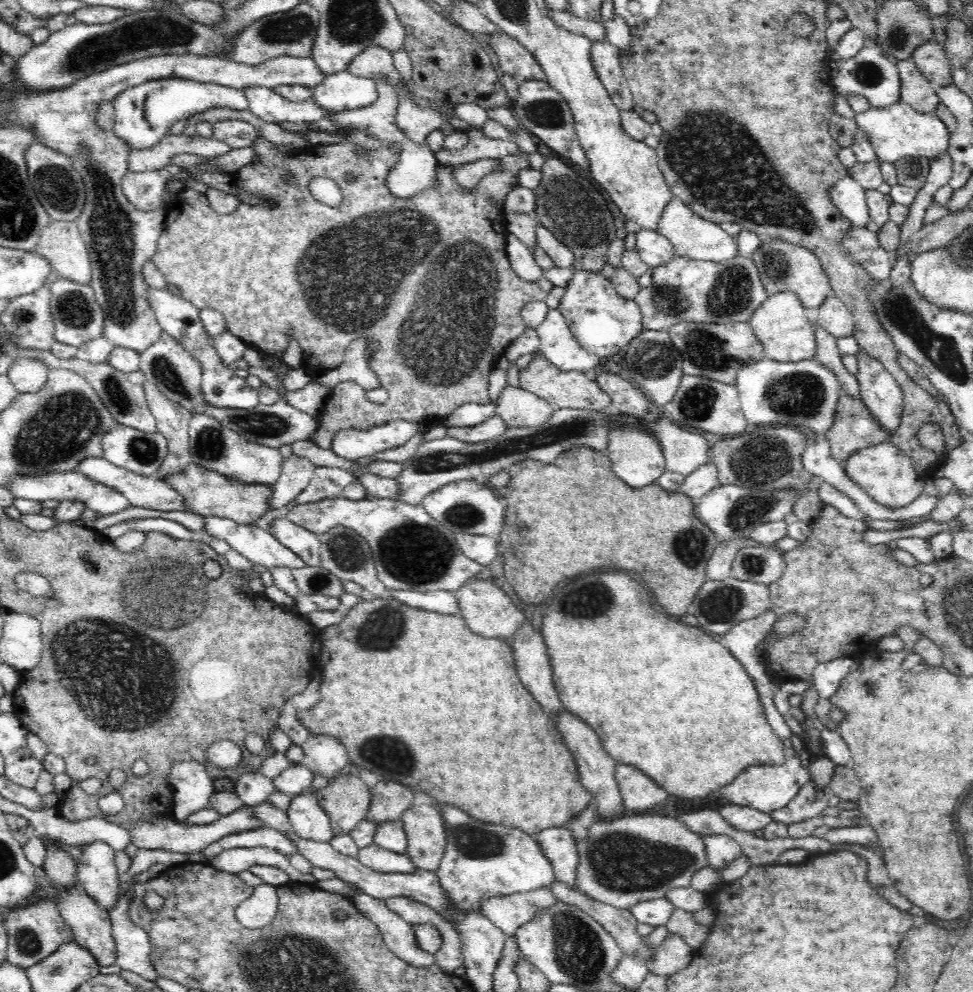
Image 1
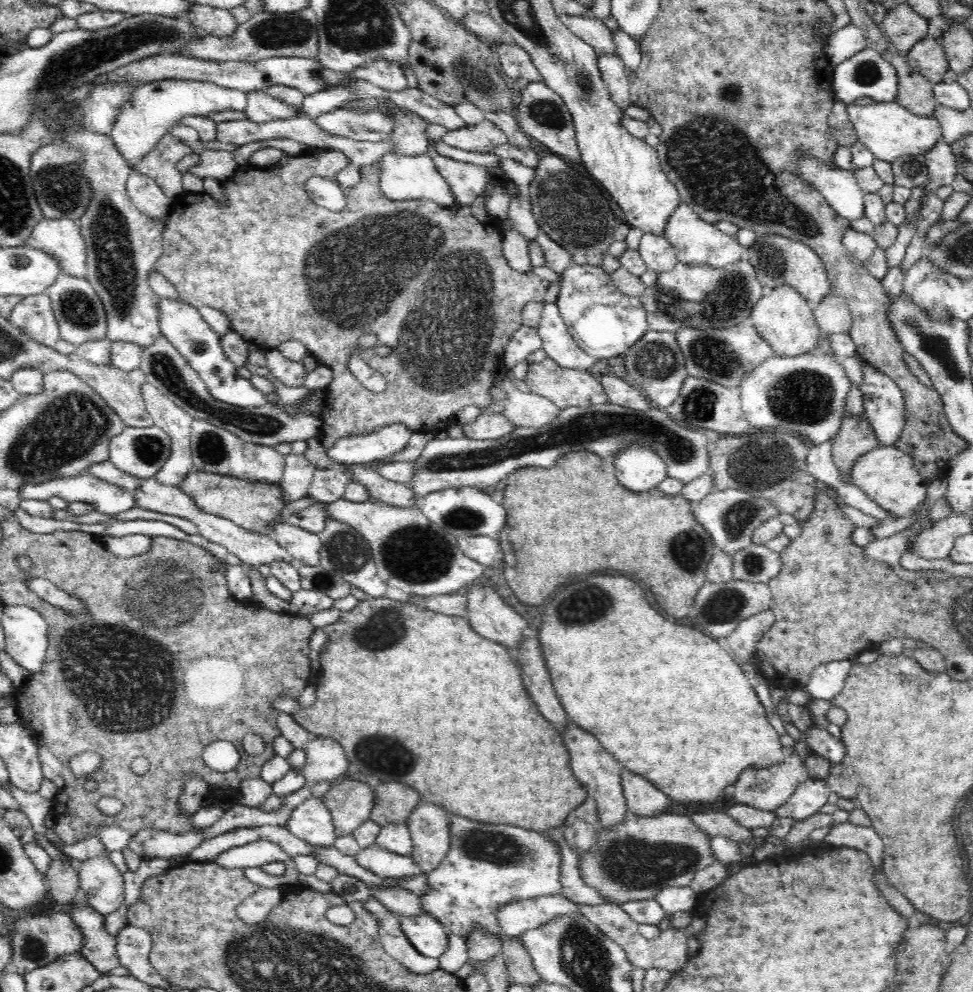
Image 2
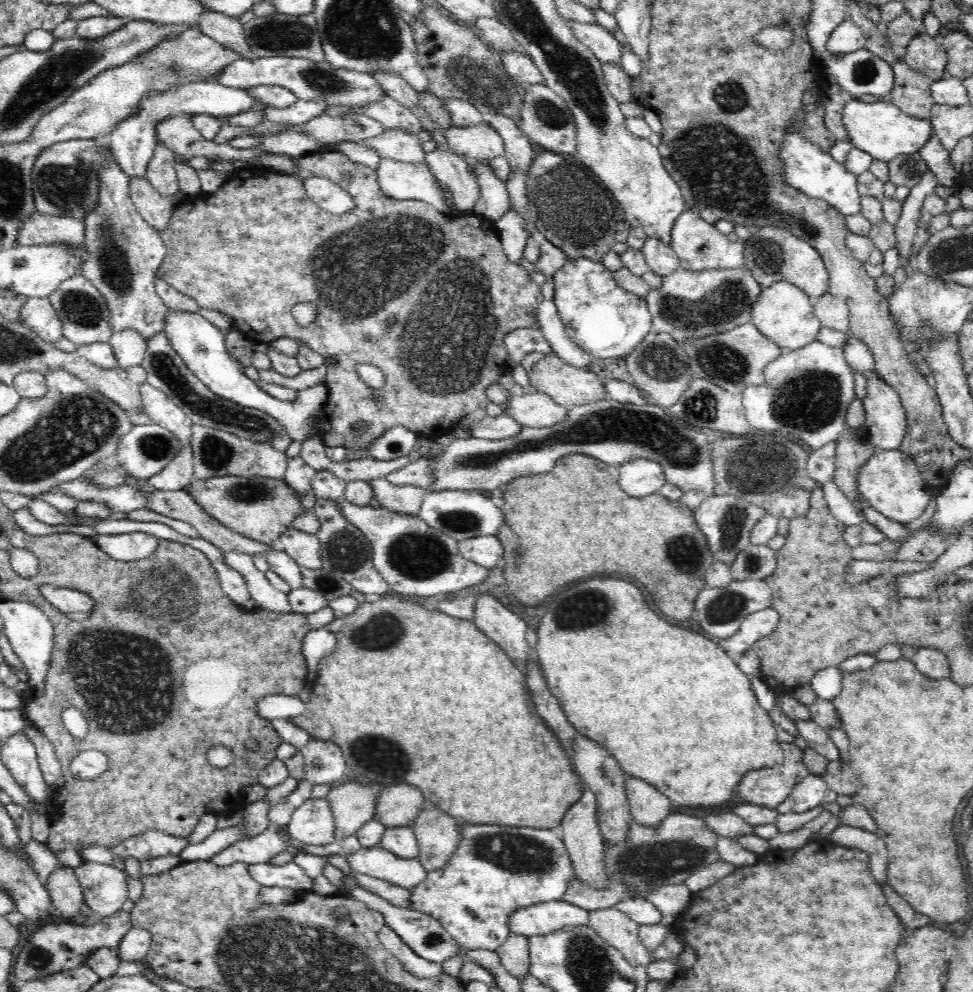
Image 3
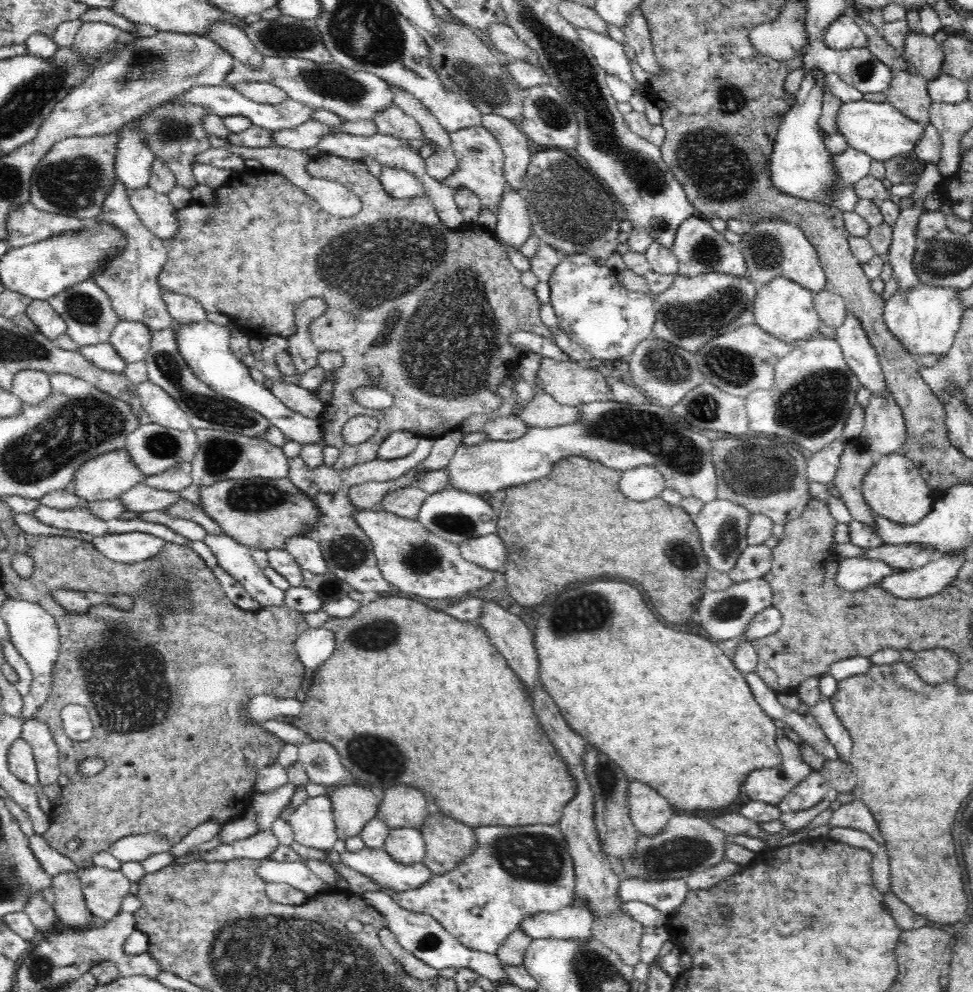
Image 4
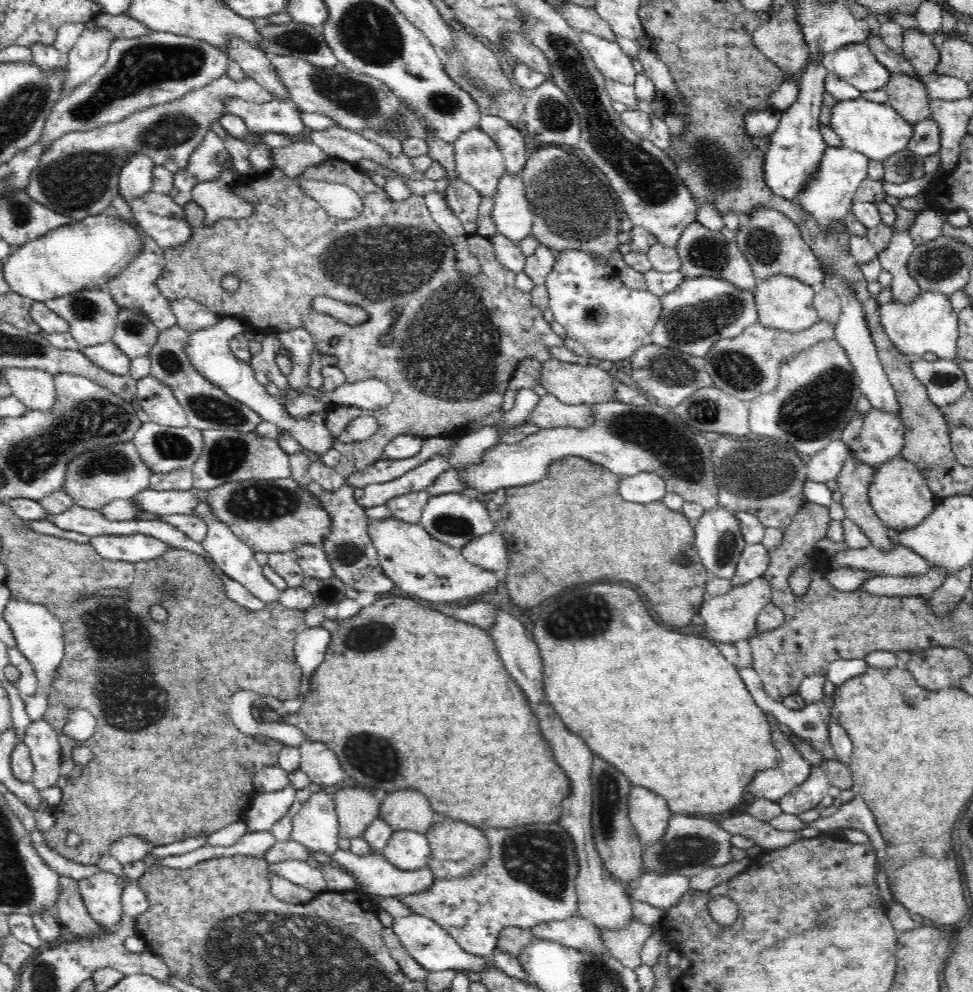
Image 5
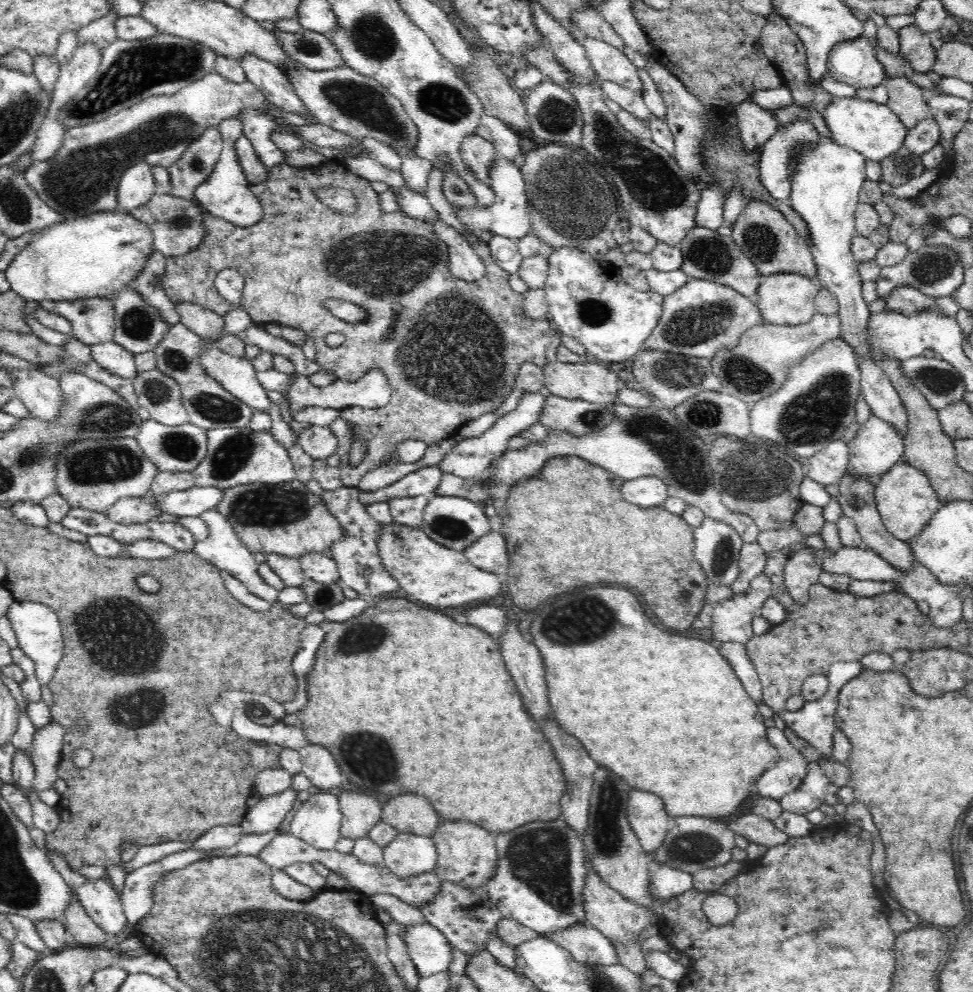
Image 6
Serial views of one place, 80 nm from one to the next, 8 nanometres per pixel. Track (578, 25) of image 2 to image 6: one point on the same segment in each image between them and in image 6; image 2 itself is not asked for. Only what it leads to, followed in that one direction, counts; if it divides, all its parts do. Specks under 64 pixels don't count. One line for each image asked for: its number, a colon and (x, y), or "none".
3: (608, 50)
4: (609, 54)
5: (610, 59)
6: (610, 64)

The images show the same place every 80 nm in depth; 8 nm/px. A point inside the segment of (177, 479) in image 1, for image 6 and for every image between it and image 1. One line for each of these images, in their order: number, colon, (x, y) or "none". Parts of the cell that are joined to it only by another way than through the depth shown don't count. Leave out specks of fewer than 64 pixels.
2: (253, 505)
3: (260, 508)
4: (260, 513)
5: (279, 515)
6: (287, 518)

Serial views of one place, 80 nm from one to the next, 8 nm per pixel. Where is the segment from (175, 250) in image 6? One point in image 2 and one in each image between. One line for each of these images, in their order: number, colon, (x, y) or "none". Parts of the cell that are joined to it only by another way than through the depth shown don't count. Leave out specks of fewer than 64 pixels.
2: (148, 197)
3: (155, 209)
4: (157, 213)
5: (158, 215)

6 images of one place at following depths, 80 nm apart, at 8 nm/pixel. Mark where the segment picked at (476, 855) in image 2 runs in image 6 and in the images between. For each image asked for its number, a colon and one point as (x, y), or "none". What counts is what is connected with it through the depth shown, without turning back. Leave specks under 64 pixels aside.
3: (496, 870)
4: (513, 874)
5: (529, 877)
6: (541, 874)

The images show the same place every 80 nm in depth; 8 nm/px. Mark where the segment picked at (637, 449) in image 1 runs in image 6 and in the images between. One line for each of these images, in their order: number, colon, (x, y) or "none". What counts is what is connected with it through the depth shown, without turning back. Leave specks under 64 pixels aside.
2: (638, 468)
3: (639, 477)
4: (645, 482)
5: (645, 487)
6: (647, 491)

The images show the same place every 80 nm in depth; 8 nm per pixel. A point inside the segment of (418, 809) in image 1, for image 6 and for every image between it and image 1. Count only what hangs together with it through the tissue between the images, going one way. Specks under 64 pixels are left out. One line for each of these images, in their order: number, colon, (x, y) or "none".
2: (429, 825)
3: (438, 834)
4: (449, 842)
5: (457, 847)
6: (467, 856)

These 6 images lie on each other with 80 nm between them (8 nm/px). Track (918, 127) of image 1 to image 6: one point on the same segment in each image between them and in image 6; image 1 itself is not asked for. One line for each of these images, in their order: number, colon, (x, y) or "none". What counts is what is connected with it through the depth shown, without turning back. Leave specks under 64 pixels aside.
2: (888, 130)
3: (881, 129)
4: (880, 130)
5: (876, 130)
6: (872, 129)

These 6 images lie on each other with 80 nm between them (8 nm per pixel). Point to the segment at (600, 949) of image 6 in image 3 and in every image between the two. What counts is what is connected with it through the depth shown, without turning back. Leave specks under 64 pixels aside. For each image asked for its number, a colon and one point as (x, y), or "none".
3: (545, 918)
4: (573, 923)
5: (577, 932)

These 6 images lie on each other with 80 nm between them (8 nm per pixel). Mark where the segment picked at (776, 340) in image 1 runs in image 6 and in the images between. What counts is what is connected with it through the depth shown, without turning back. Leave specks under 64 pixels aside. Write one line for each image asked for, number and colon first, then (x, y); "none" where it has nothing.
2: (782, 317)
3: (783, 313)
4: (783, 308)
5: (783, 303)
6: (784, 299)

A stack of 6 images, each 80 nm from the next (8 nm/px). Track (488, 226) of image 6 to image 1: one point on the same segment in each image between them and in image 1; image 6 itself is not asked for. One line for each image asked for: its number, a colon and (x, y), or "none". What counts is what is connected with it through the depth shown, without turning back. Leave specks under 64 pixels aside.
1: (521, 258)
2: (515, 247)
3: (510, 228)
4: (514, 226)
5: (512, 216)

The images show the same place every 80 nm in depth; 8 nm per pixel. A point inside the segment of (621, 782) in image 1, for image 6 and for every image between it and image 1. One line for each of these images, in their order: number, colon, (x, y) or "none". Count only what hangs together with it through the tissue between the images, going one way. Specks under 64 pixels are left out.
2: (643, 800)
3: (648, 807)
4: (650, 812)
5: (649, 814)
6: (650, 822)

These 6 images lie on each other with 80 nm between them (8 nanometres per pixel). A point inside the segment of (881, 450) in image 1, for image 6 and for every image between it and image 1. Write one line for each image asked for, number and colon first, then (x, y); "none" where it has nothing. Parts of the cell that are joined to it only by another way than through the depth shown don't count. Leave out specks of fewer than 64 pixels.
2: (888, 475)
3: (890, 482)
4: (894, 488)
5: (899, 493)
6: (906, 501)

